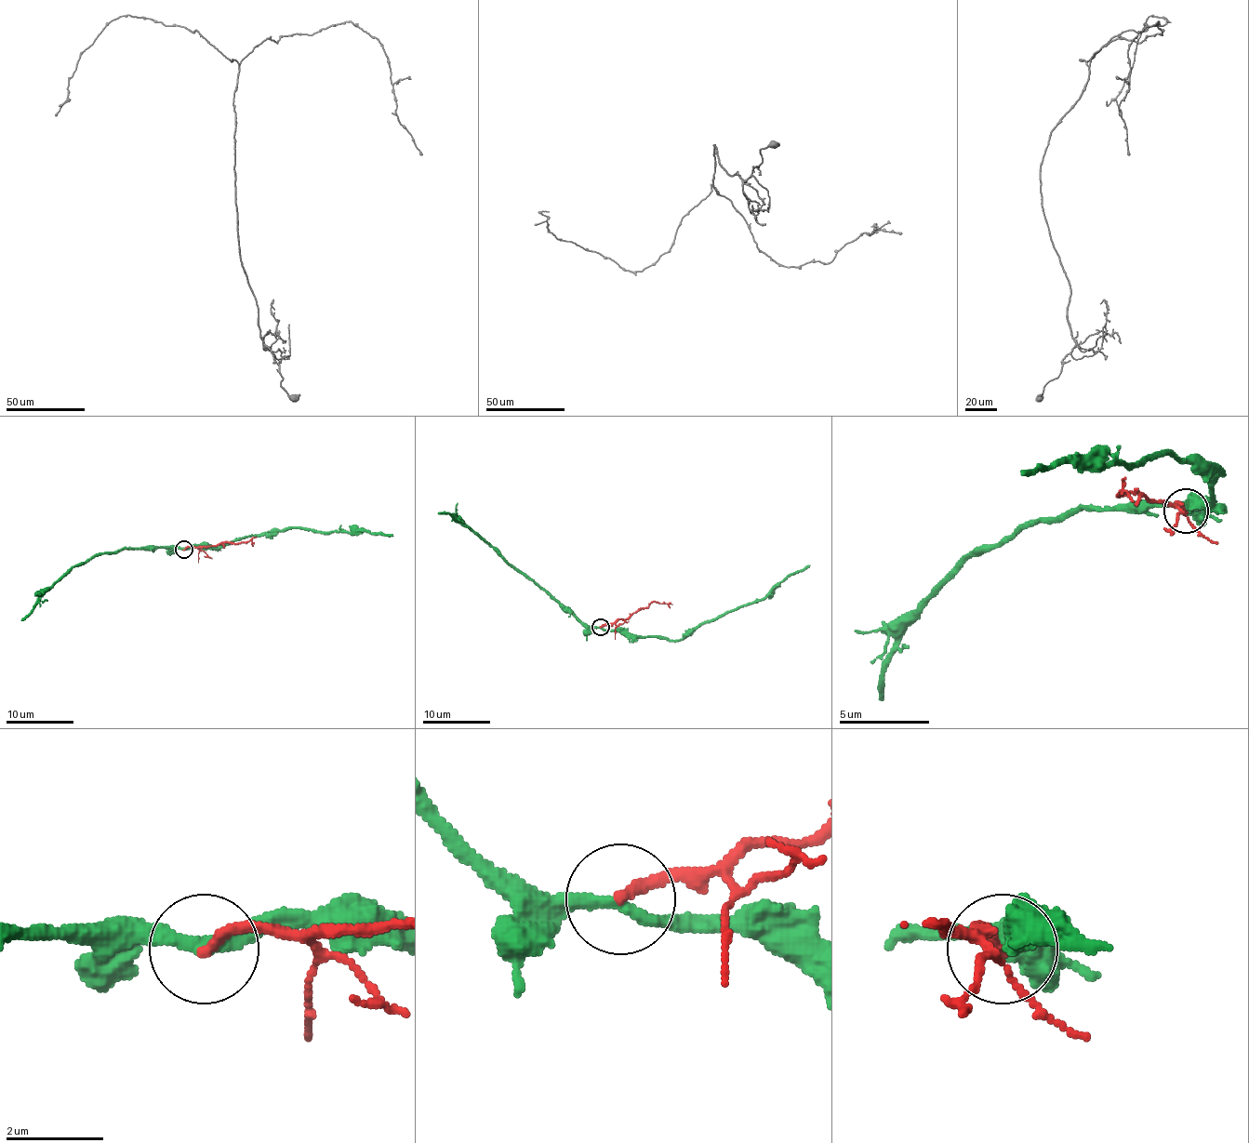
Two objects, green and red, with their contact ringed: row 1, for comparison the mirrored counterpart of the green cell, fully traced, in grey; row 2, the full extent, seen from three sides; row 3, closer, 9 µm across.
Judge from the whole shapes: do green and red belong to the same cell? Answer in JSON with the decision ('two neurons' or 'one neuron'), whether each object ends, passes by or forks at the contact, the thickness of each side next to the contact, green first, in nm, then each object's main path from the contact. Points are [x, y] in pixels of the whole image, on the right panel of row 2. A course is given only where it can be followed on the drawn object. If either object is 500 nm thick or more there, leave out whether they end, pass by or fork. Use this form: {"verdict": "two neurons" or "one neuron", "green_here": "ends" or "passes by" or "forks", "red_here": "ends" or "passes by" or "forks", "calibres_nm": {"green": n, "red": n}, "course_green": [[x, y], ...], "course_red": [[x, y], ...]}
{"verdict": "two neurons", "green_here": "passes by", "red_here": "ends", "calibres_nm": {"green": 280, "red": 220}, "course_green": [[1187, 510], [1204, 505], [1223, 473], [1201, 473], [1174, 455], [1115, 464], [1065, 464], [1020, 473]], "course_red": [[1187, 510], [1137, 491], [1119, 496], [1123, 491], [1123, 478]]}

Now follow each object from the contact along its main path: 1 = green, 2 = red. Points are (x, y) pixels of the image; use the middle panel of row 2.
1: (600, 627), (679, 641), (706, 622), (762, 600), (780, 581), (809, 564)
2: (600, 627), (615, 624), (620, 618), (629, 618), (652, 602), (672, 604)

